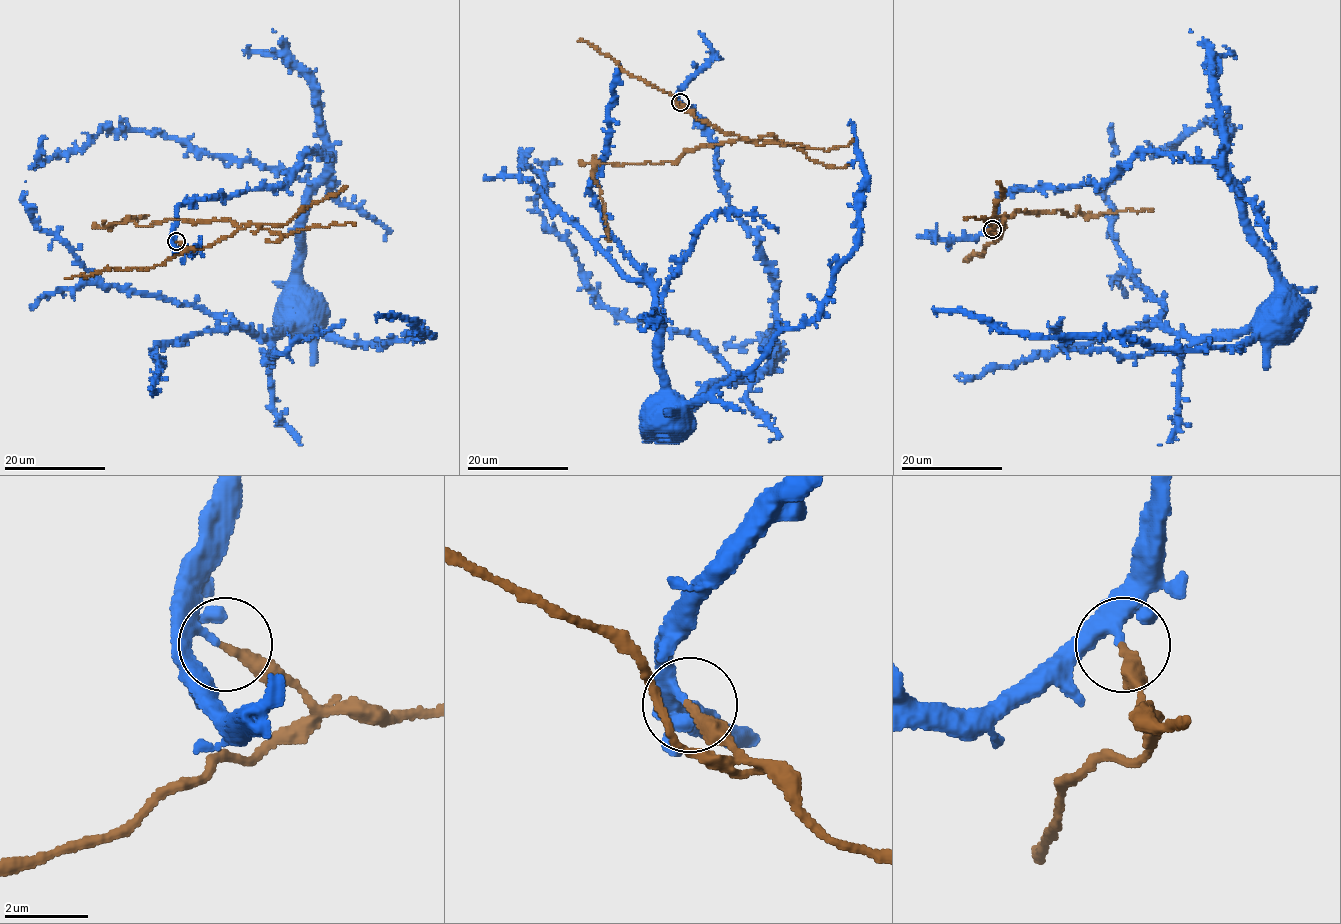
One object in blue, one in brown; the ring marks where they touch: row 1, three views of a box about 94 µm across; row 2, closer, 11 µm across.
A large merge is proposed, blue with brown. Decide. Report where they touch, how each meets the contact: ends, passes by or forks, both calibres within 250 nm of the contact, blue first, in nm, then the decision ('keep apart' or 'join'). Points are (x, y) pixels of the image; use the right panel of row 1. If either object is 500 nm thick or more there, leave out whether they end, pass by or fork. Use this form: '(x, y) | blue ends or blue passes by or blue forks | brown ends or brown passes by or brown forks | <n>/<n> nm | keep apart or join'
(992, 229) | blue ends | brown ends | 220/280 nm | keep apart

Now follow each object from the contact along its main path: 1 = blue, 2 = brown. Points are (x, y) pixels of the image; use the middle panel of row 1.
1: (679, 102), (715, 149), (728, 209), (756, 236), (775, 331), (771, 362), (681, 414), (673, 406), (670, 419)
2: (679, 102), (699, 119), (742, 139), (687, 149), (675, 162), (599, 162), (593, 179), (600, 189), (610, 242)

